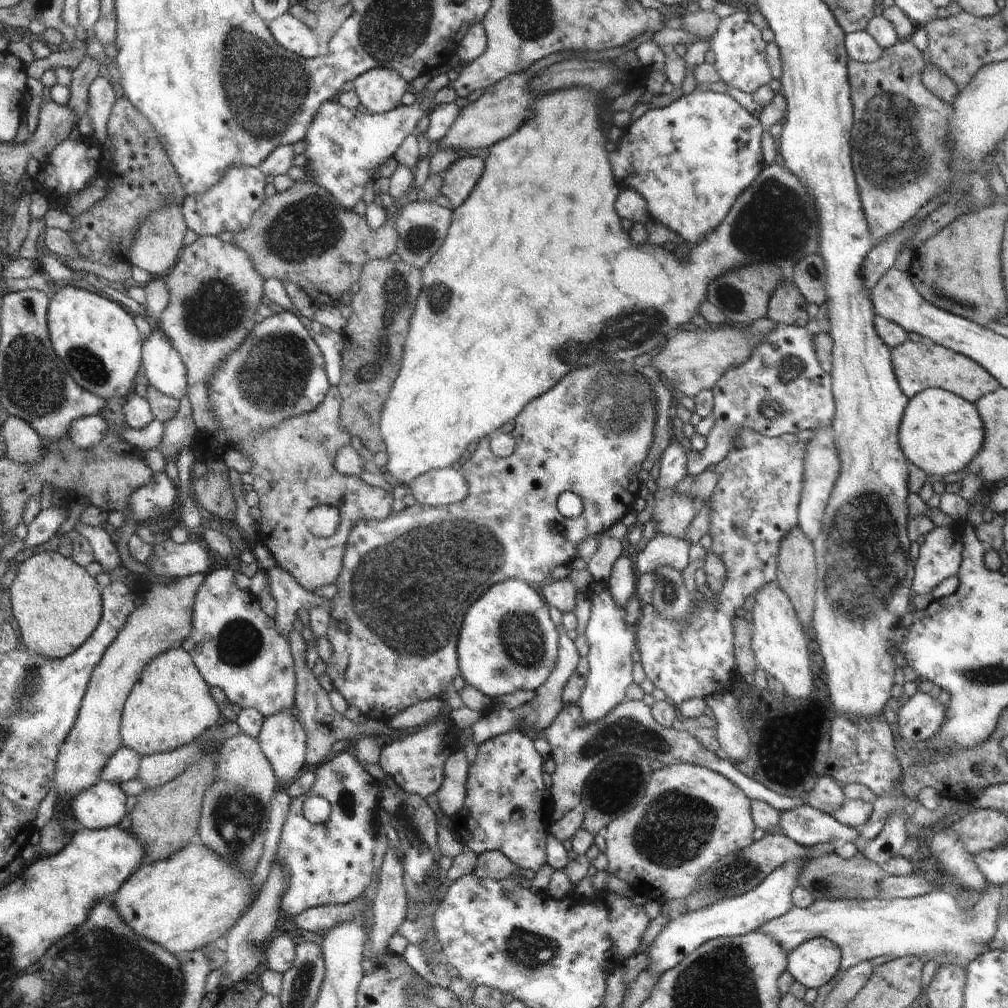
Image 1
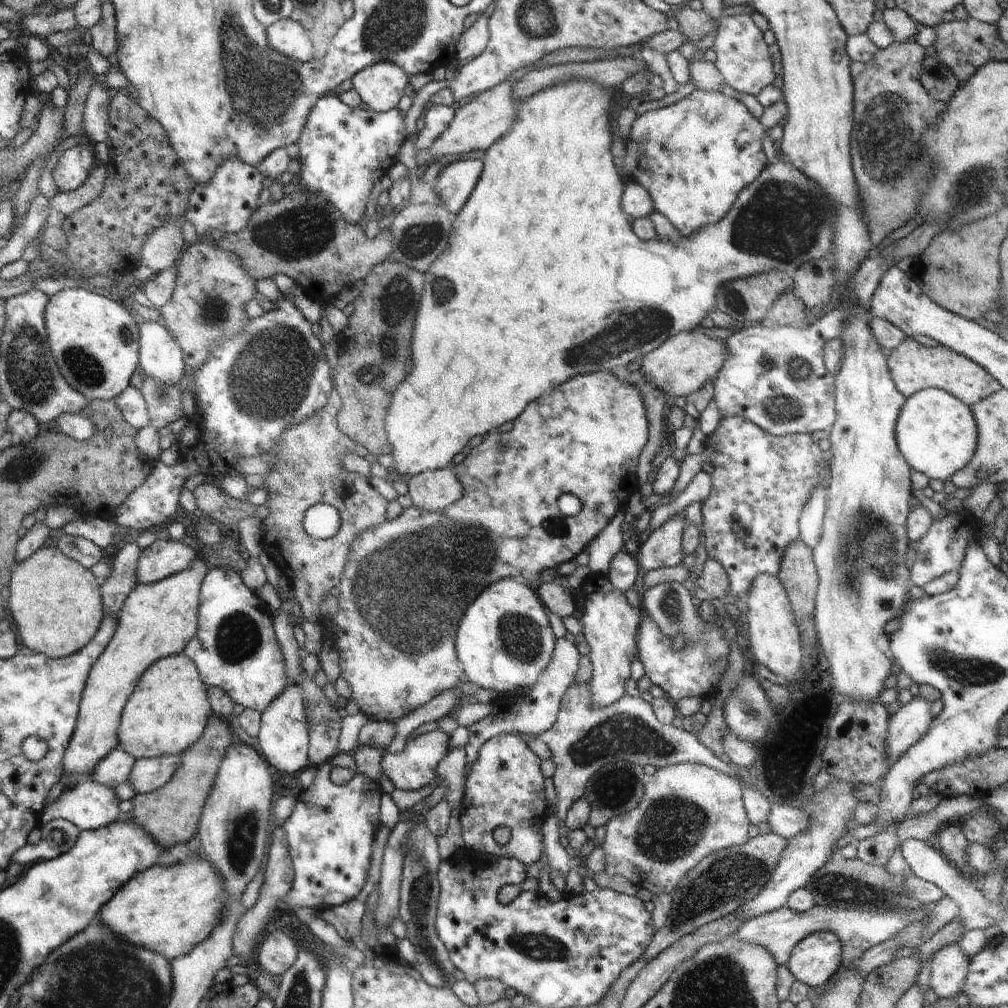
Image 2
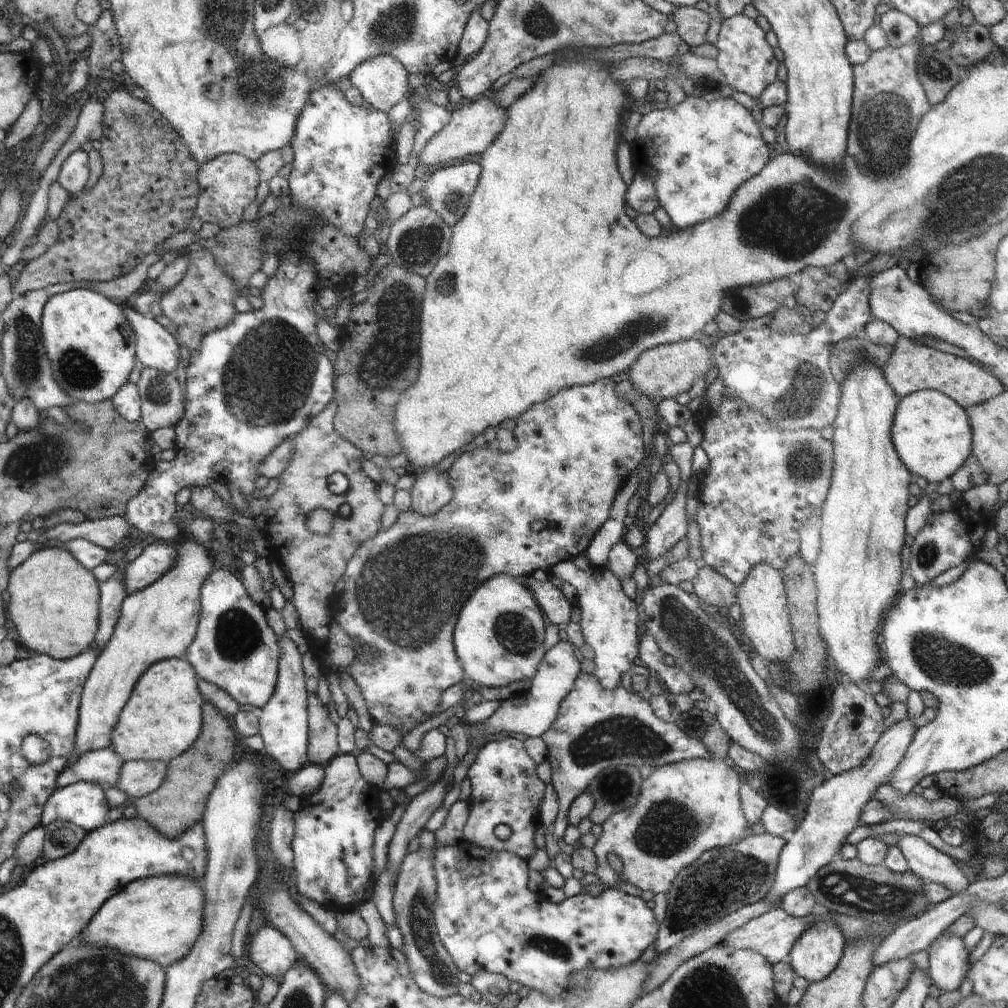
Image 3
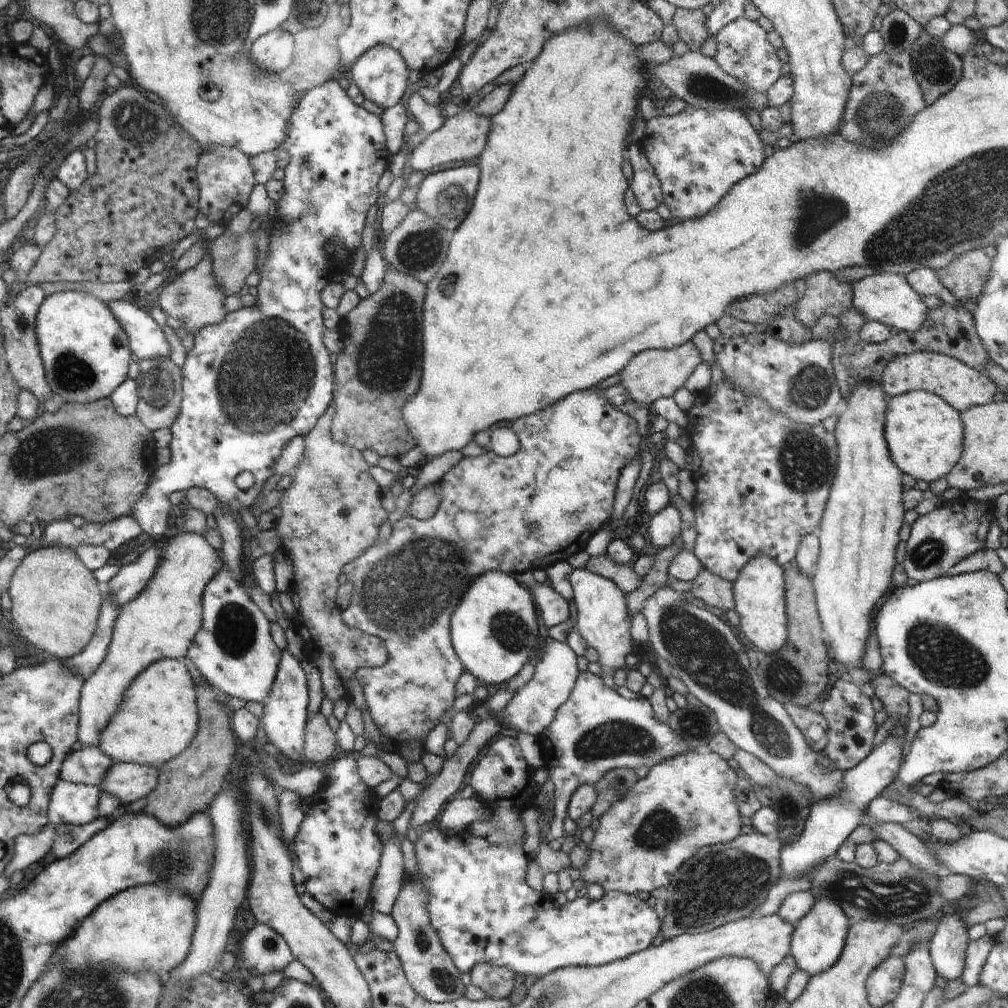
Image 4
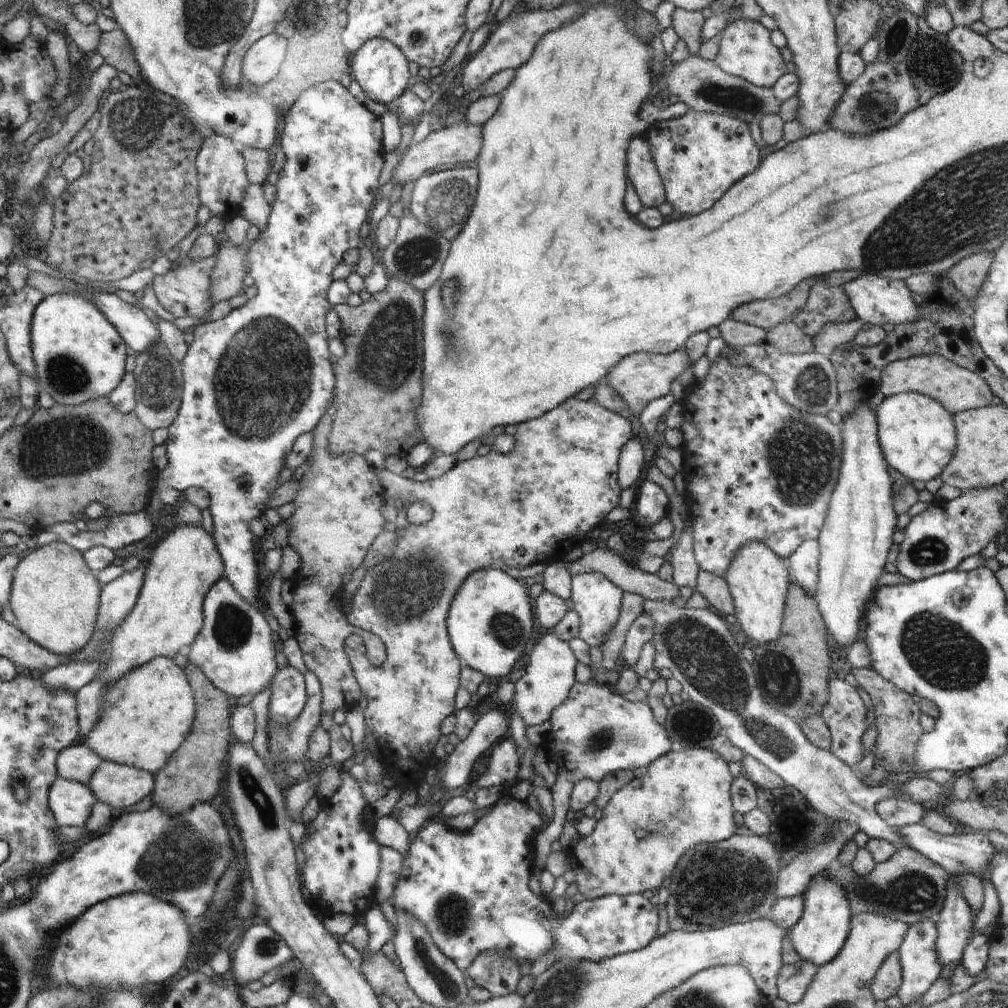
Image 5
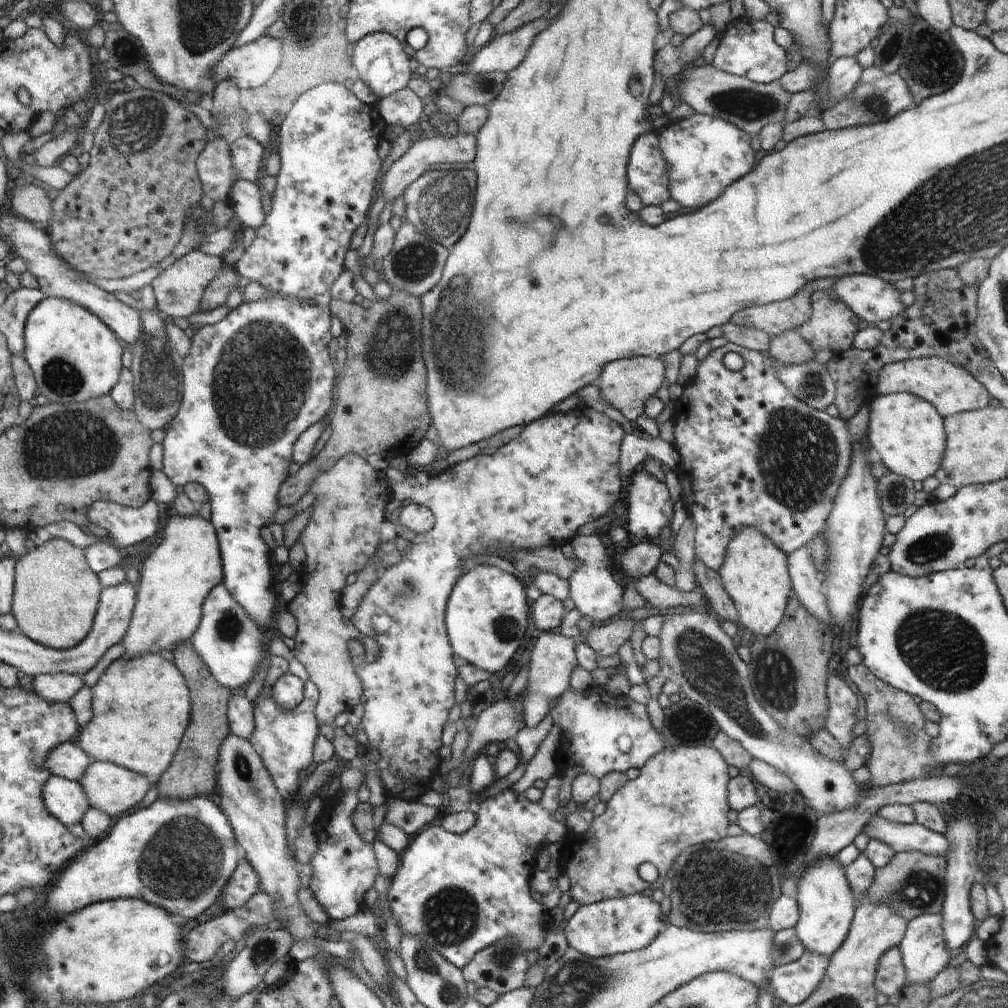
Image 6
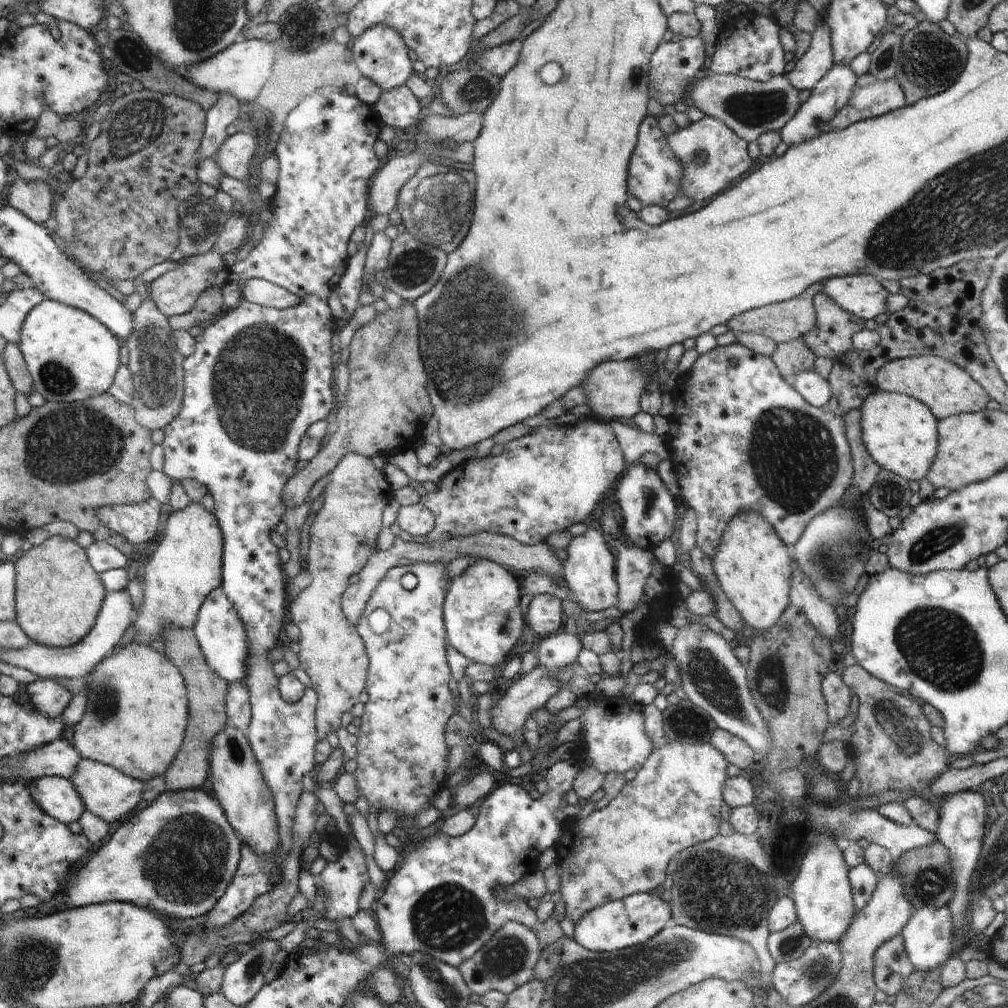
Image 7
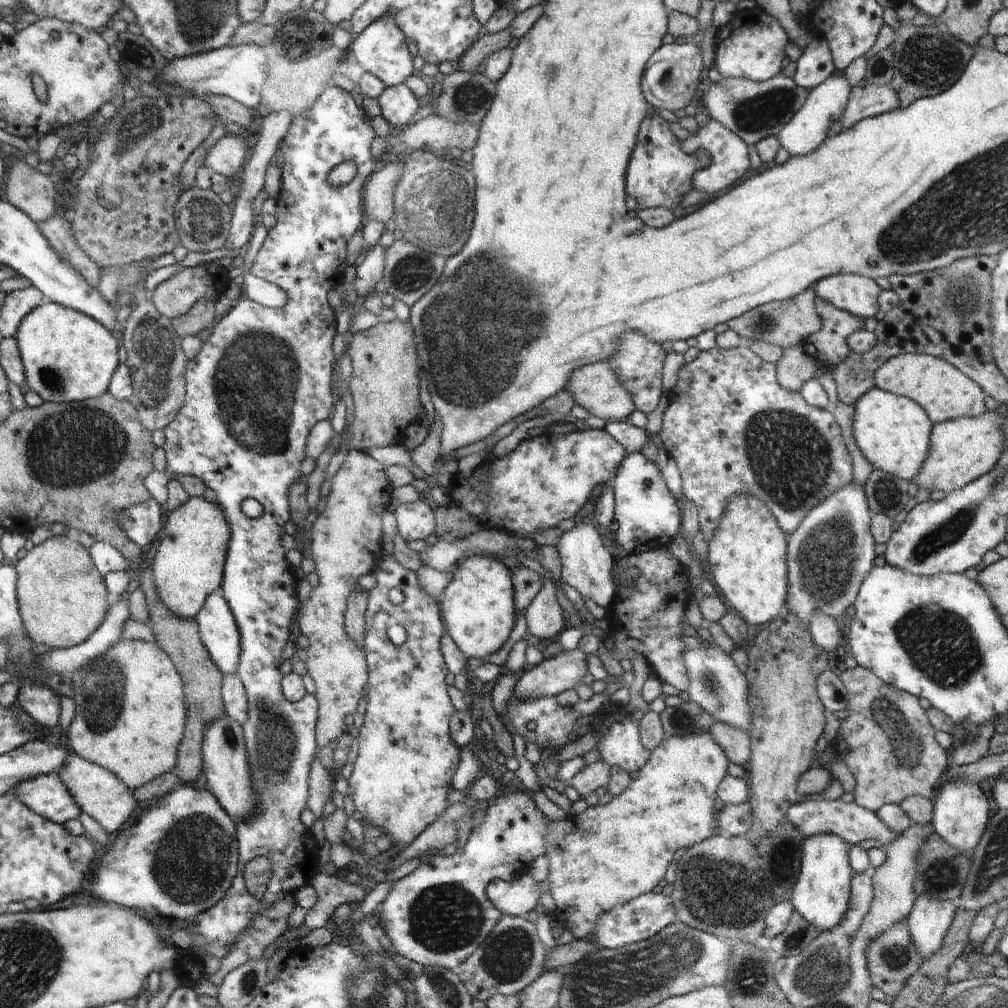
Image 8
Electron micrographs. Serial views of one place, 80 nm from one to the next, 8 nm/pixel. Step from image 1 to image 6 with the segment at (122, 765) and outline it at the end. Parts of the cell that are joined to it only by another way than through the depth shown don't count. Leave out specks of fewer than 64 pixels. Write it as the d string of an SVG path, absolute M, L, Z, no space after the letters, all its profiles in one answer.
M64 741L47 754L45 766L49 769L50 776L79 782L92 761L77 743Z

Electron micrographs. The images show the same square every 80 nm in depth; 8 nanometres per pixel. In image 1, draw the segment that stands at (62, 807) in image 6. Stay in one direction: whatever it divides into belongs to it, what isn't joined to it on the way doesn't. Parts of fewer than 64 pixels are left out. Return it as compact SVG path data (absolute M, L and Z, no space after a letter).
M100 780L74 800L77 827L88 830L112 828L128 814L126 791L120 783Z

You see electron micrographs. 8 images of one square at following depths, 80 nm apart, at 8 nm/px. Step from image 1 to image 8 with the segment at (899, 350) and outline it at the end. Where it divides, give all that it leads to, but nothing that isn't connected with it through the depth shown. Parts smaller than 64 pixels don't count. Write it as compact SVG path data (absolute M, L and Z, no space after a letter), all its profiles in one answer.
M904 353L889 358L876 370L874 384L879 389L917 402L933 425L960 417L979 417L988 410L984 403L987 394L976 382L944 359L928 354Z

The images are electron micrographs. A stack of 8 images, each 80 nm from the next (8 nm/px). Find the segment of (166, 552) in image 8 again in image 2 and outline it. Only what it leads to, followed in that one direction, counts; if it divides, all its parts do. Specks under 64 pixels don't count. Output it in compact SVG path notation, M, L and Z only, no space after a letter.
M196 559L189 569L152 584L138 583L126 597L117 614L116 638L112 646L104 649L104 658L96 662L92 678L87 678L88 690L83 690L84 706L80 706L80 730L68 745L68 766L63 766L64 779L74 786L91 778L94 766L102 757L108 756L119 742L119 726L122 724L123 708L142 674L156 661L182 654L184 647L196 636L199 596L203 578L211 559Z

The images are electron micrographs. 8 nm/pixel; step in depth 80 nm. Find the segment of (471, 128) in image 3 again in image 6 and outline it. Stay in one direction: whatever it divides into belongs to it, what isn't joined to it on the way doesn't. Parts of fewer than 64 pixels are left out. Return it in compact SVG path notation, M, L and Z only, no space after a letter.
M458 132L453 138L432 136L414 139L414 142L404 155L392 162L390 168L385 171L380 181L379 194L385 200L395 201L418 177L427 172L434 164L470 164L475 160L477 150L477 138L474 135L463 135Z

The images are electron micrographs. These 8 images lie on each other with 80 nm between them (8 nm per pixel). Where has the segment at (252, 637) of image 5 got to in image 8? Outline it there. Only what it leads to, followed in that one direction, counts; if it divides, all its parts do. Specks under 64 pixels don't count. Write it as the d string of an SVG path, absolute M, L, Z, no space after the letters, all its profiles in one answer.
M216 589L216 594L208 598L208 606L200 609L200 618L195 619L212 660L220 670L234 674L242 652L242 635L222 589Z

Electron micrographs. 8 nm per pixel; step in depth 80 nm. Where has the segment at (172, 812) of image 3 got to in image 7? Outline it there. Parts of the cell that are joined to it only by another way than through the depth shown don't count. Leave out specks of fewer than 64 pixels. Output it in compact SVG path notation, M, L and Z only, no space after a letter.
M172 627L163 634L165 654L179 670L184 670L183 678L188 678L187 698L192 698L192 722L187 722L188 738L183 738L183 746L179 749L174 764L166 770L166 790L181 791L198 789L208 786L210 779L210 754L214 738L224 730L226 724L226 711L224 696L226 694L226 681L220 678L207 663L203 649L195 637L195 630Z

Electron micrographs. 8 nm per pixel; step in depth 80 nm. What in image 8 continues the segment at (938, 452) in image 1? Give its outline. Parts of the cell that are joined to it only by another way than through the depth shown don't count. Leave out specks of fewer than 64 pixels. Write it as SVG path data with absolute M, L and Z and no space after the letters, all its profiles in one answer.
M874 386L853 404L852 432L860 452L879 471L907 482L913 480L926 460L930 431L934 426L926 411L912 399Z

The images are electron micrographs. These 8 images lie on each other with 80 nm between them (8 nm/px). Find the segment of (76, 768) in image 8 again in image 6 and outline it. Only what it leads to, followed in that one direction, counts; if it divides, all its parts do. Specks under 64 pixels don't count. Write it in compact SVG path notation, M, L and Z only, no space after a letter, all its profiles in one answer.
M93 760L86 773L79 780L87 795L91 807L109 814L111 818L124 816L124 812L132 810L132 806L140 804L140 800L146 796L152 779L144 775L132 772L130 769L109 763L108 761Z

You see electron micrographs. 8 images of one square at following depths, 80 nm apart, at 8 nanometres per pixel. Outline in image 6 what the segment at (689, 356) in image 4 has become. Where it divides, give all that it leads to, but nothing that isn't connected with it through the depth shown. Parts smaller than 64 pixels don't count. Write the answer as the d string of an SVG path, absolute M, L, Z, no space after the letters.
M630 357L618 359L605 365L599 380L596 382L601 399L614 406L616 410L626 416L635 425L635 420L646 412L646 400L648 400L660 387L664 380L664 358L654 357Z

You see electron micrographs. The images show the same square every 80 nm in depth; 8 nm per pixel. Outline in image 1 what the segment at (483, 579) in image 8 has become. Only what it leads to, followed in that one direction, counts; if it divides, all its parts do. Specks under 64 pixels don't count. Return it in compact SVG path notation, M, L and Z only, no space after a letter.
M521 579L499 582L492 586L472 610L467 610L459 642L459 667L463 680L491 699L502 694L512 694L518 690L533 690L550 676L556 665L558 654L558 632L548 616L548 608L536 590L532 590Z

